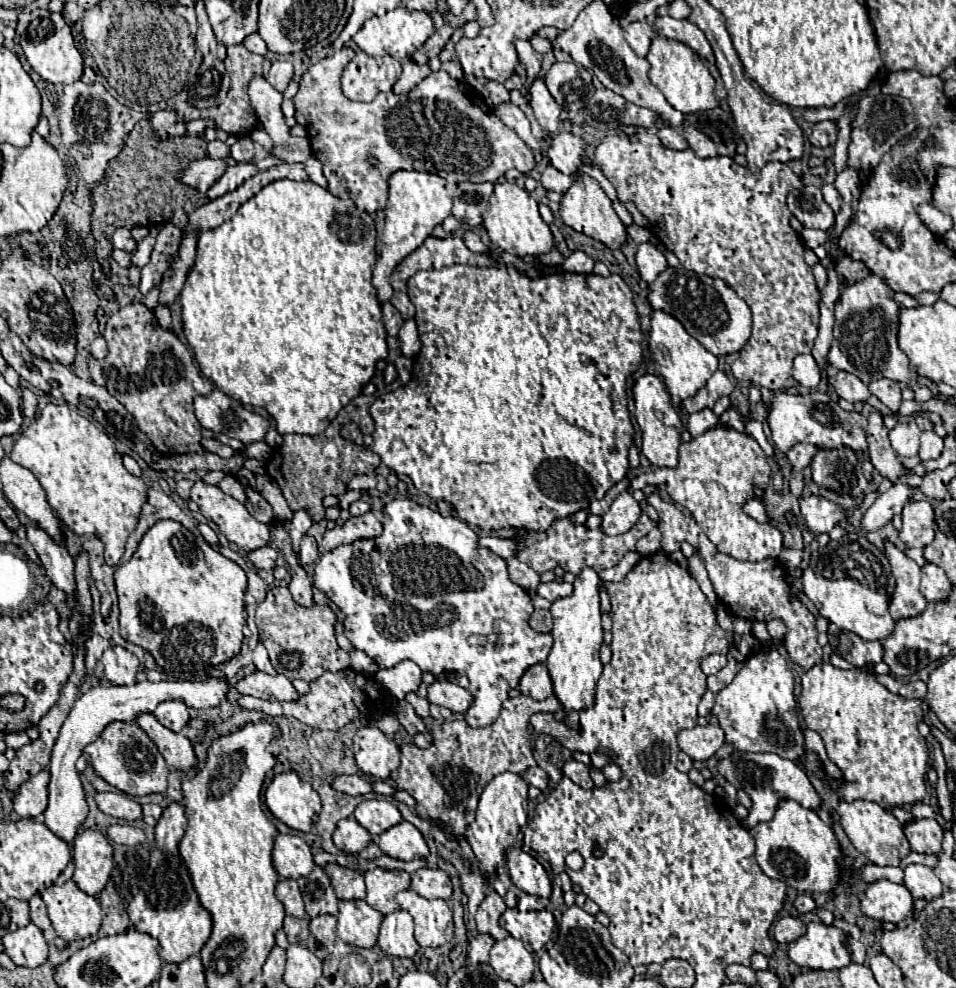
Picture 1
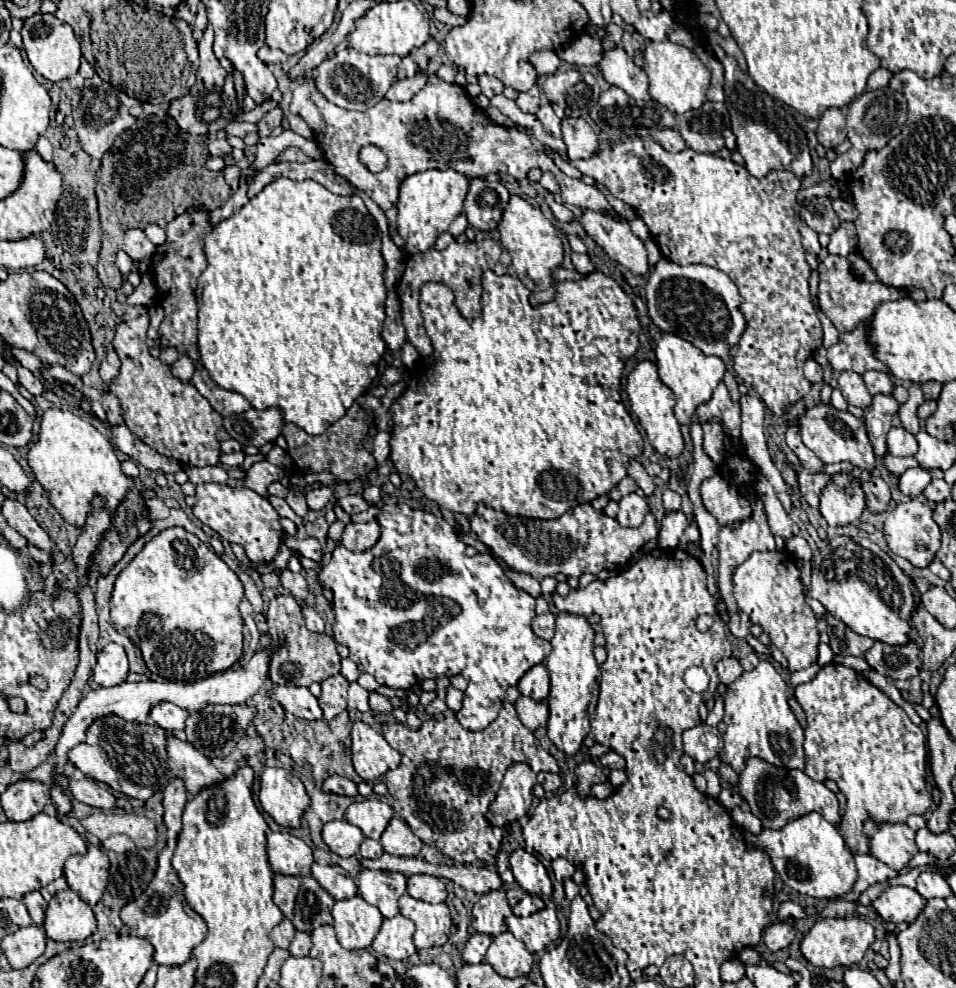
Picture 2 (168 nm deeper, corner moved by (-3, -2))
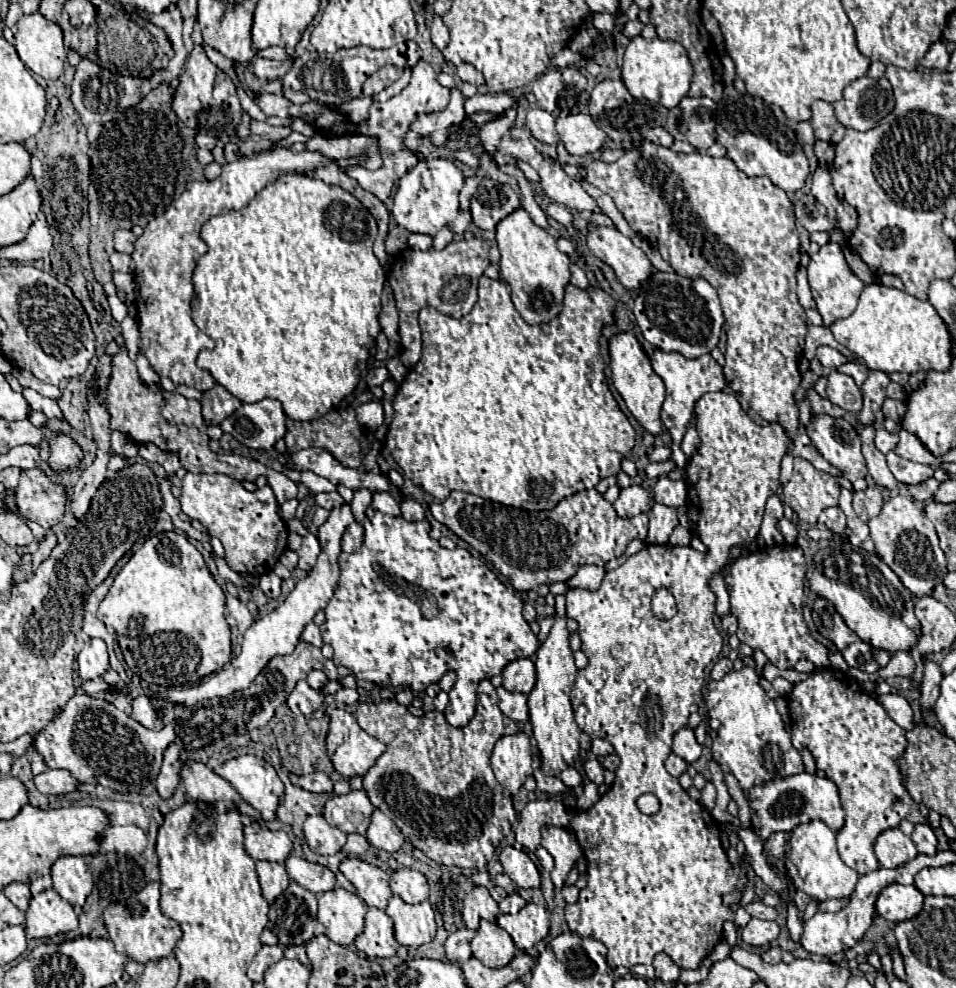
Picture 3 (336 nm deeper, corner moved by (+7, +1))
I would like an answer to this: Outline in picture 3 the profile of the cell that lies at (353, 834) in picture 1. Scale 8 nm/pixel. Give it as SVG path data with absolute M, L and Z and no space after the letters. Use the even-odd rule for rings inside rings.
M308 816L304 822L304 838L314 854L330 856L342 850L346 842L346 834L334 826L330 826L324 816Z

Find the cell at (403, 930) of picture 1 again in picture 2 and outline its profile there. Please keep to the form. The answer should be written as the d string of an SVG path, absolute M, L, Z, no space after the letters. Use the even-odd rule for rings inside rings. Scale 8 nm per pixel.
M404 915L384 919L380 933L372 943L372 949L376 953L386 955L388 959L408 959L410 955L416 953L416 947L412 941L414 931L416 931L414 923Z

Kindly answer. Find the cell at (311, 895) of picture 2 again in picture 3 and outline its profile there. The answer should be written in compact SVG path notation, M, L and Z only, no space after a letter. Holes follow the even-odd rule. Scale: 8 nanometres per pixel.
M290 882L274 900L268 918L278 946L306 944L314 936L324 934L324 926L316 920L316 894L300 888L296 882Z

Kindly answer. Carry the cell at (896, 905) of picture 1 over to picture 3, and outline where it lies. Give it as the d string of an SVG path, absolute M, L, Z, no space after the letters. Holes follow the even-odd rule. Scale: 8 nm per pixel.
M890 884L884 888L876 900L876 910L882 918L890 922L904 922L914 918L924 904L924 894L916 886Z

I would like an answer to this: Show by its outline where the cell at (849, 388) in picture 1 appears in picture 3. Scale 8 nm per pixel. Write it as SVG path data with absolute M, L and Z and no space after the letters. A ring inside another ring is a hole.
M834 370L828 376L826 396L828 396L828 400L832 404L836 404L836 406L840 406L840 408L844 408L848 412L858 414L860 408L862 408L862 392L860 392L860 388L856 386L856 382L850 376L846 376L846 374L838 372L838 370Z

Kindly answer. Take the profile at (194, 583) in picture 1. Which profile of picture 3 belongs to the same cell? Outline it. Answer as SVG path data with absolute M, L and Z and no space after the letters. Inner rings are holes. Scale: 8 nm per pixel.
M162 532L142 544L122 566L106 598L98 606L98 618L112 626L122 648L126 666L148 684L176 688L196 684L204 676L218 672L230 660L230 626L224 618L224 592L214 582L202 554L176 532Z

